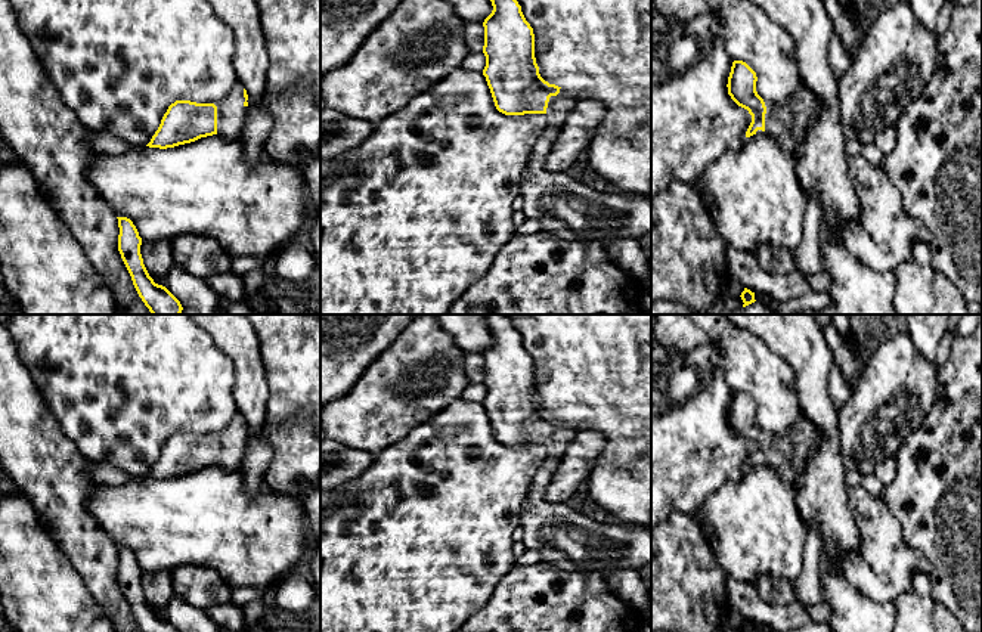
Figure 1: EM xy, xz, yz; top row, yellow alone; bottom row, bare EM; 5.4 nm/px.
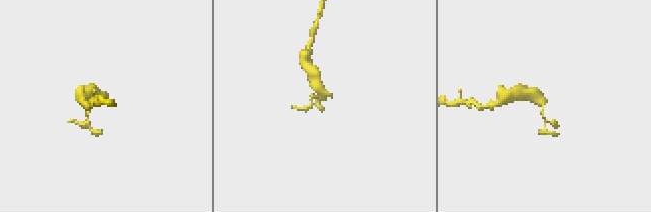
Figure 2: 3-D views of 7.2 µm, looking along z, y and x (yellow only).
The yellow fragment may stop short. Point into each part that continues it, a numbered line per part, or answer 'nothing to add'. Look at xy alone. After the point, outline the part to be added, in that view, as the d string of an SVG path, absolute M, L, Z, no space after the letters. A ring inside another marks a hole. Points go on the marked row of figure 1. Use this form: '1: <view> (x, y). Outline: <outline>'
1: xy (231, 112). Outline: M236 81L227 96L217 106L217 134L226 139L239 139L245 124L248 106L244 105L244 84Z

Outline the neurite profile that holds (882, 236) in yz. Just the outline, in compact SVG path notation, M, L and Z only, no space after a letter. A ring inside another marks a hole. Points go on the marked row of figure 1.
M861 154L848 155L848 173L859 202L855 220L839 223L845 248L879 272L893 272L907 263L913 245L929 242L927 229L905 214L899 193L882 165L870 164Z

